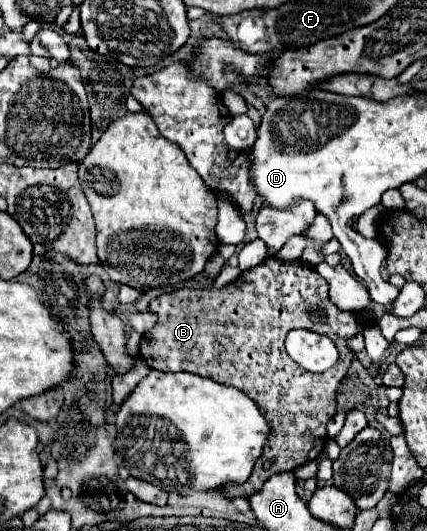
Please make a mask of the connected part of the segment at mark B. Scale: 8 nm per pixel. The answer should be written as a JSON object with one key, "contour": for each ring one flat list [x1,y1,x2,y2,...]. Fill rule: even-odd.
{"contour":[[267,257,257,267,243,271,233,283,229,283,221,289,215,289,215,287,179,289,173,293,165,293,149,303,149,309,153,313,157,313,159,321,151,331,147,331,143,335,141,357,151,369,173,371,173,373,187,371,187,373,211,377,213,381,219,381,225,385,233,385,233,387,241,389,247,397,251,397,257,403,259,411,271,423,273,431,265,445,263,457,255,465,253,475,249,477,249,483,247,483,247,485,255,485,255,491,259,491,271,475,269,471,263,469,265,457,273,461,271,469,281,469,281,471,283,469,293,471,295,467,319,457,319,453,323,451,323,447,327,443,327,423,337,413,335,389,339,387,341,379,345,377,345,373,355,357,355,353,347,347,347,339,359,335,367,325,371,325,355,311,339,311,337,305,331,303,327,293,329,293,329,283,315,271,313,265,309,265,305,261,281,261,277,257],[313,305,321,305,325,309,325,313,327,313,325,325,315,325,309,319,307,309],[291,329,307,329,307,331,323,333,329,339,333,339,333,343,339,349,339,361,335,363,335,367,331,367,329,371,323,371,323,373,311,373,311,371,305,371,303,367,299,367,285,351,285,337]]}

